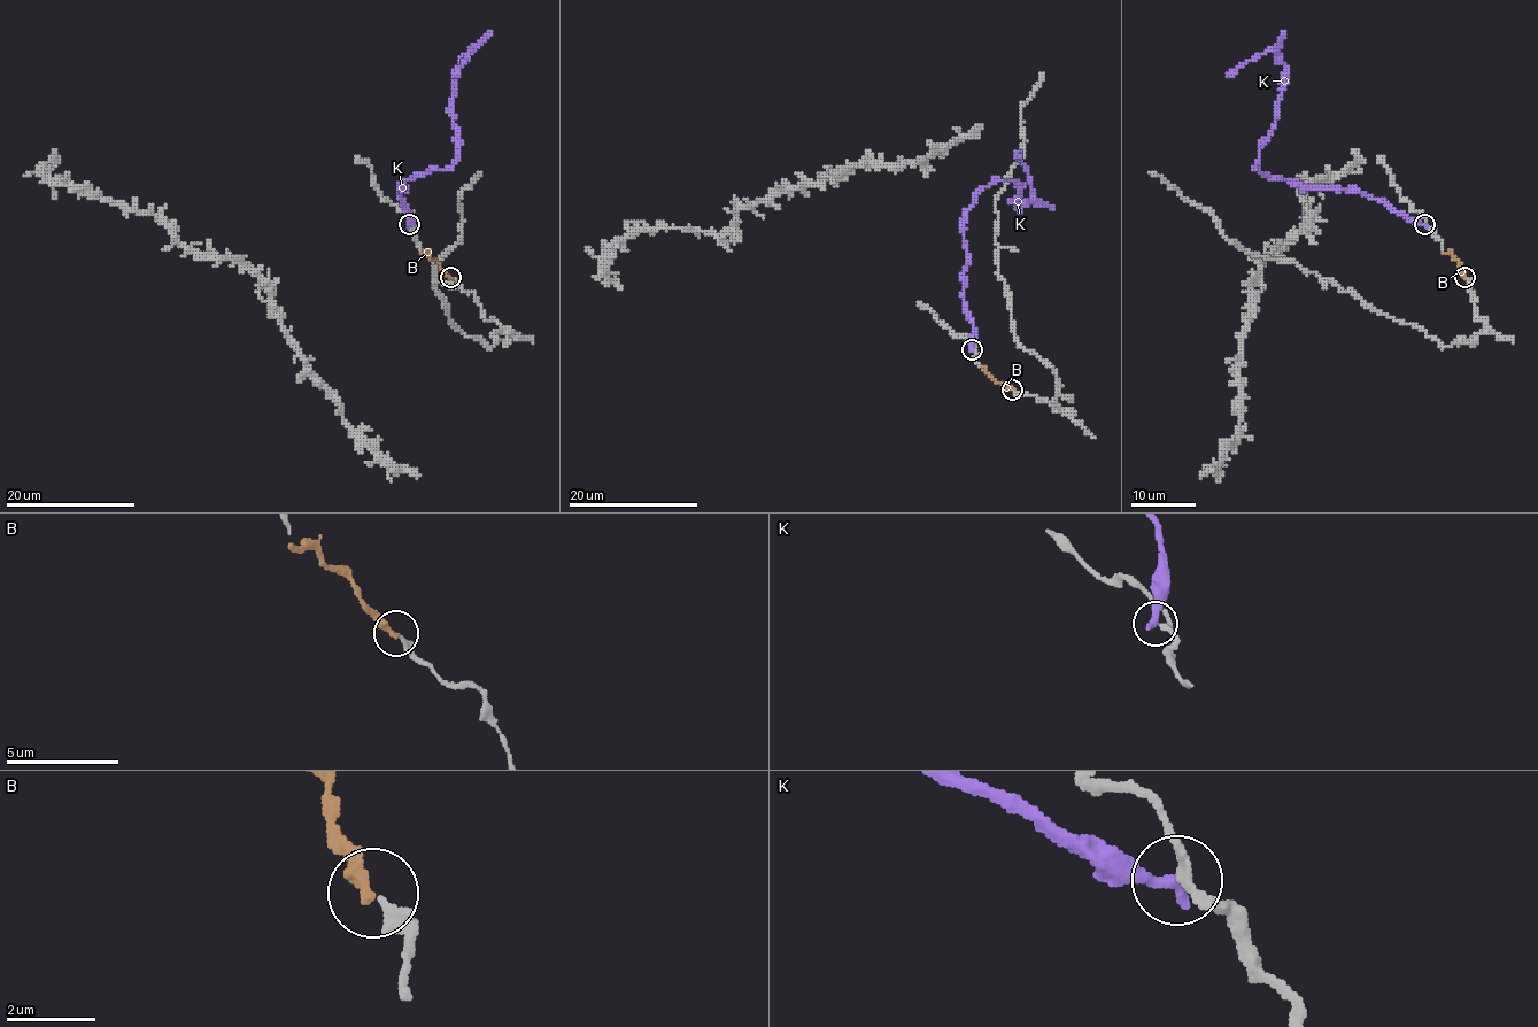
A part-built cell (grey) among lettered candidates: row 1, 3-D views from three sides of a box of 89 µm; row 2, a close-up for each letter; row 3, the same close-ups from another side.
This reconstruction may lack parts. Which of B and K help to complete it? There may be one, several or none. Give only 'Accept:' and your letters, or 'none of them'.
Accept: B

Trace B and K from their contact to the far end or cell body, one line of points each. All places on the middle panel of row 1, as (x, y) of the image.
B: (1012, 390), (1001, 385), (981, 365)
K: (972, 349), (964, 217), (975, 193), (997, 180), (1019, 184), (1012, 201), (1019, 209), (1033, 197), (1013, 152)

